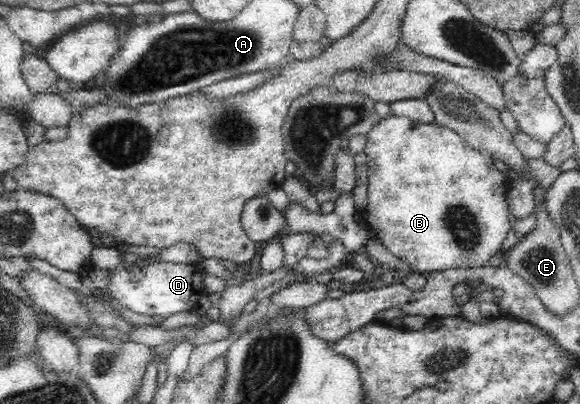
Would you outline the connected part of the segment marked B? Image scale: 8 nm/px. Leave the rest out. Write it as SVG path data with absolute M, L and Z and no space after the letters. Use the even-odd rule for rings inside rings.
M388 116L383 118L381 123L377 123L366 137L368 145L365 149L367 155L367 167L369 168L368 181L366 183L367 197L366 205L362 212L365 225L368 227L371 235L381 241L389 250L391 255L402 259L408 263L414 272L426 274L428 272L447 271L450 269L473 269L487 267L496 263L502 256L503 243L511 231L511 219L509 218L510 209L506 193L509 180L505 173L497 170L493 165L493 158L473 150L459 135L445 127L439 127L437 124L423 124L417 121L411 121L406 117Z

